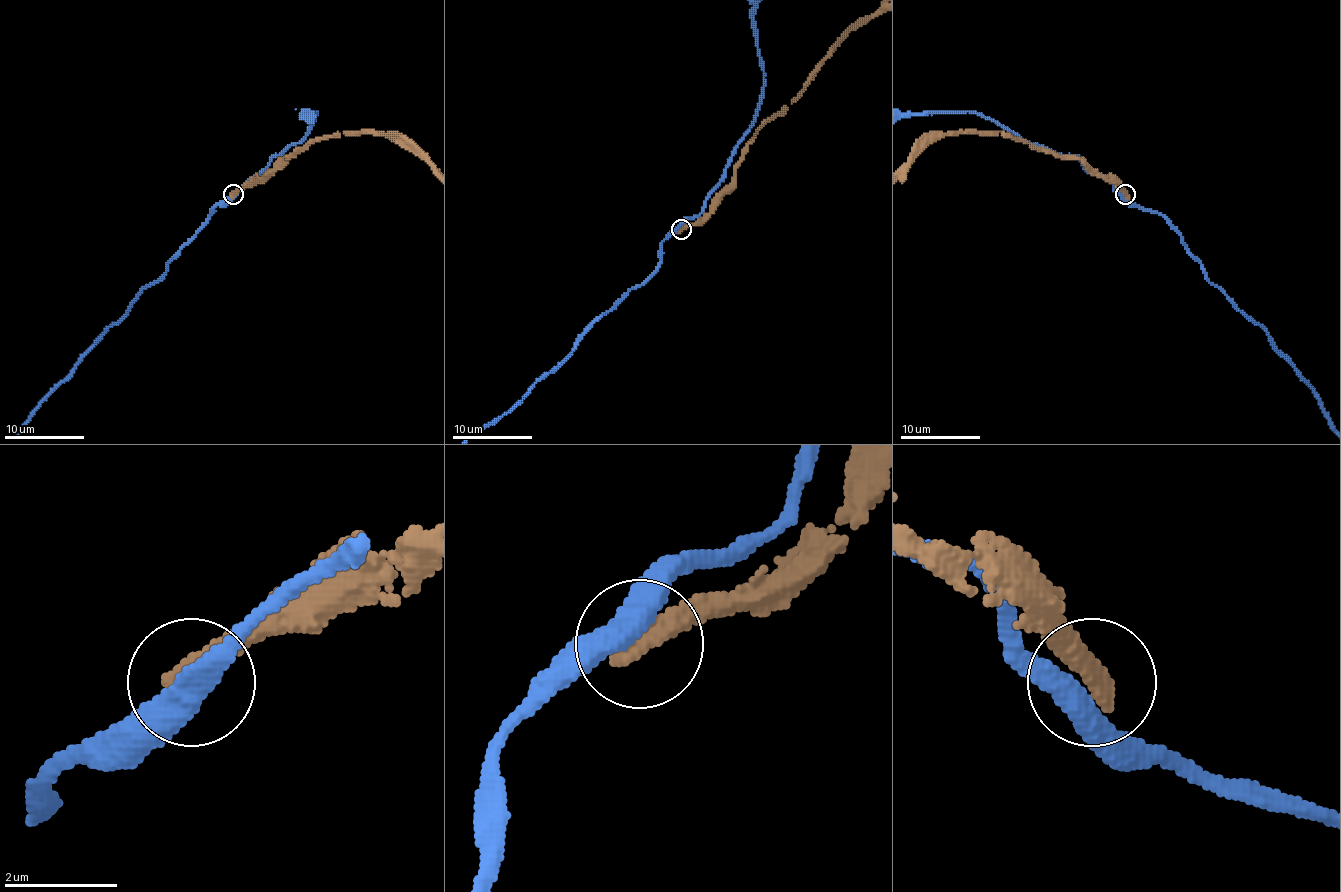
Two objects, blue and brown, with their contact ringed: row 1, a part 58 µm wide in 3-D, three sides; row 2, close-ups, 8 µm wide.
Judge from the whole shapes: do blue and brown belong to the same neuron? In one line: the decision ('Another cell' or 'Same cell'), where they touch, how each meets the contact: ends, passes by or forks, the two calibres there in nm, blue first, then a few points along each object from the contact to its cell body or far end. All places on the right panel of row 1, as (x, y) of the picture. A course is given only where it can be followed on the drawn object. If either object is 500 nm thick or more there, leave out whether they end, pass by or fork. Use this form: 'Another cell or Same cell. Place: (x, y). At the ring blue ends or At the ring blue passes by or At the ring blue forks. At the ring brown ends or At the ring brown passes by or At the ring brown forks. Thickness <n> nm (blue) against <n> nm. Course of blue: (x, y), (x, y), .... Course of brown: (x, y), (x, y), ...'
Another cell. Place: (1125, 194). Thickness 460 nm (blue) against 500 nm. Course of blue: (1125, 195), (1075, 157), (1027, 143), (967, 111), (926, 111). Course of brown: (1125, 195), (1077, 157), (999, 131), (949, 131), (920, 153)

